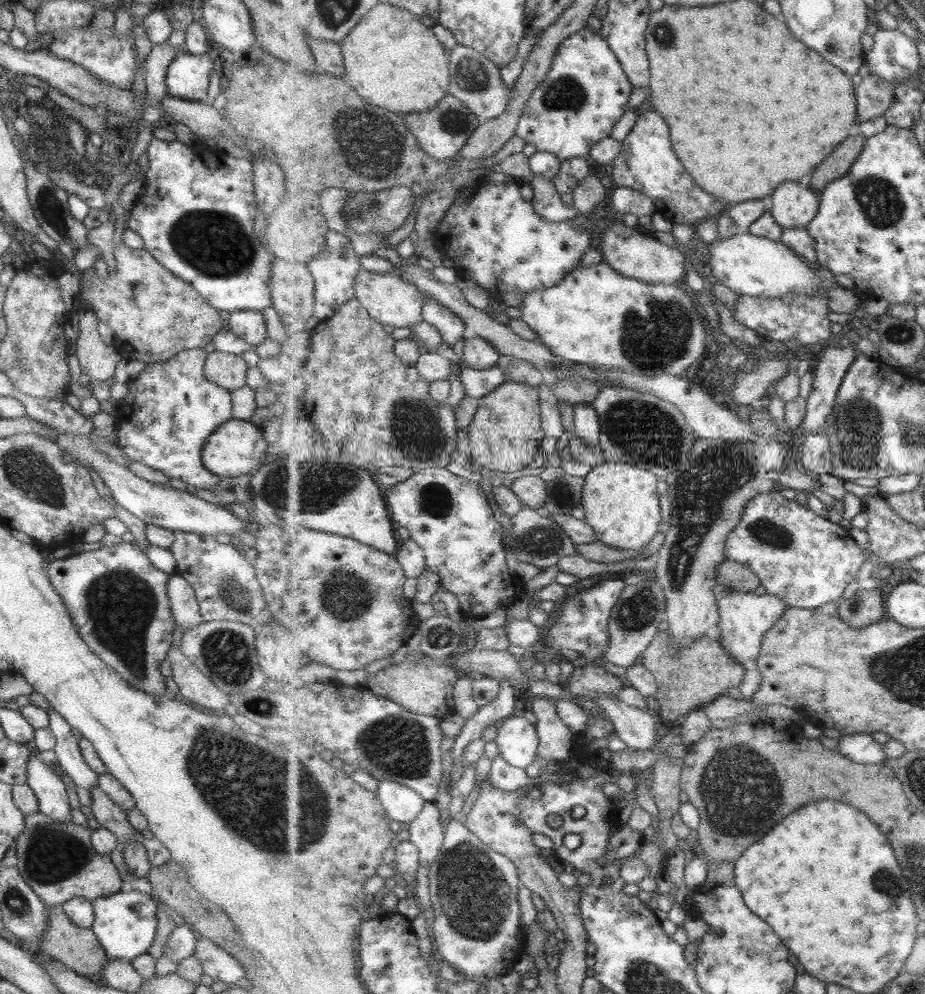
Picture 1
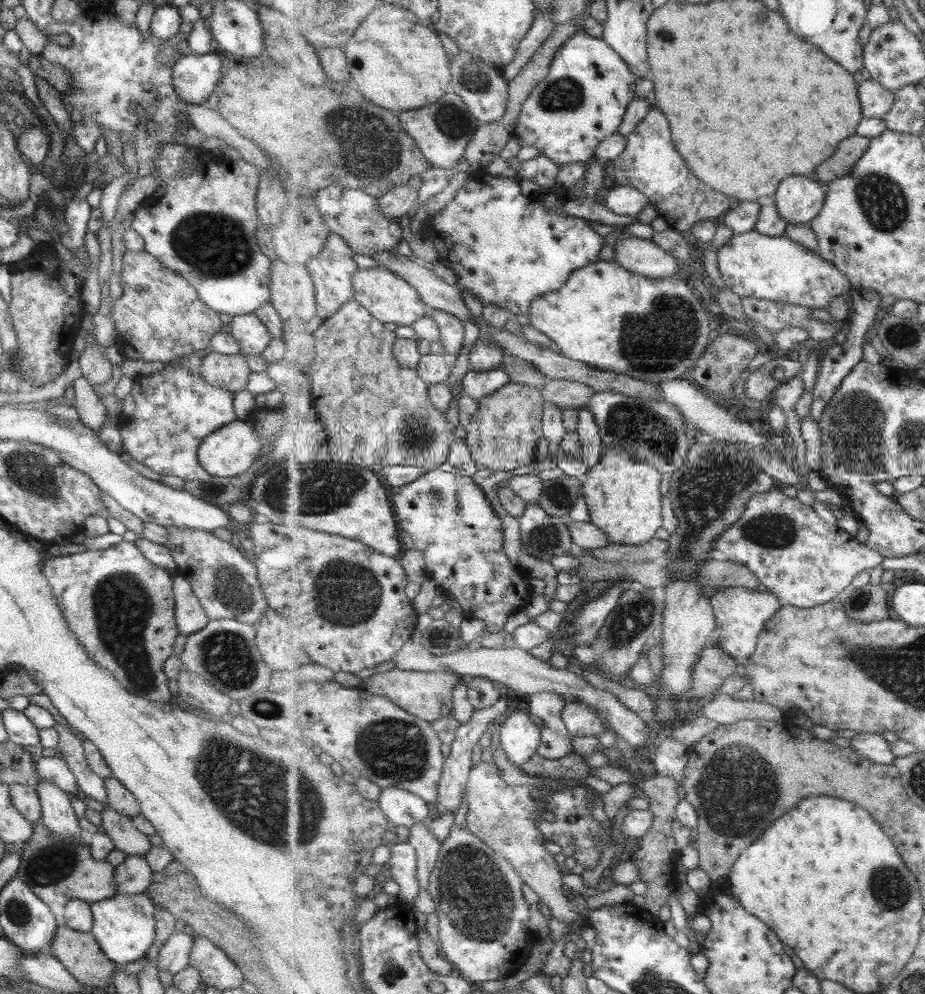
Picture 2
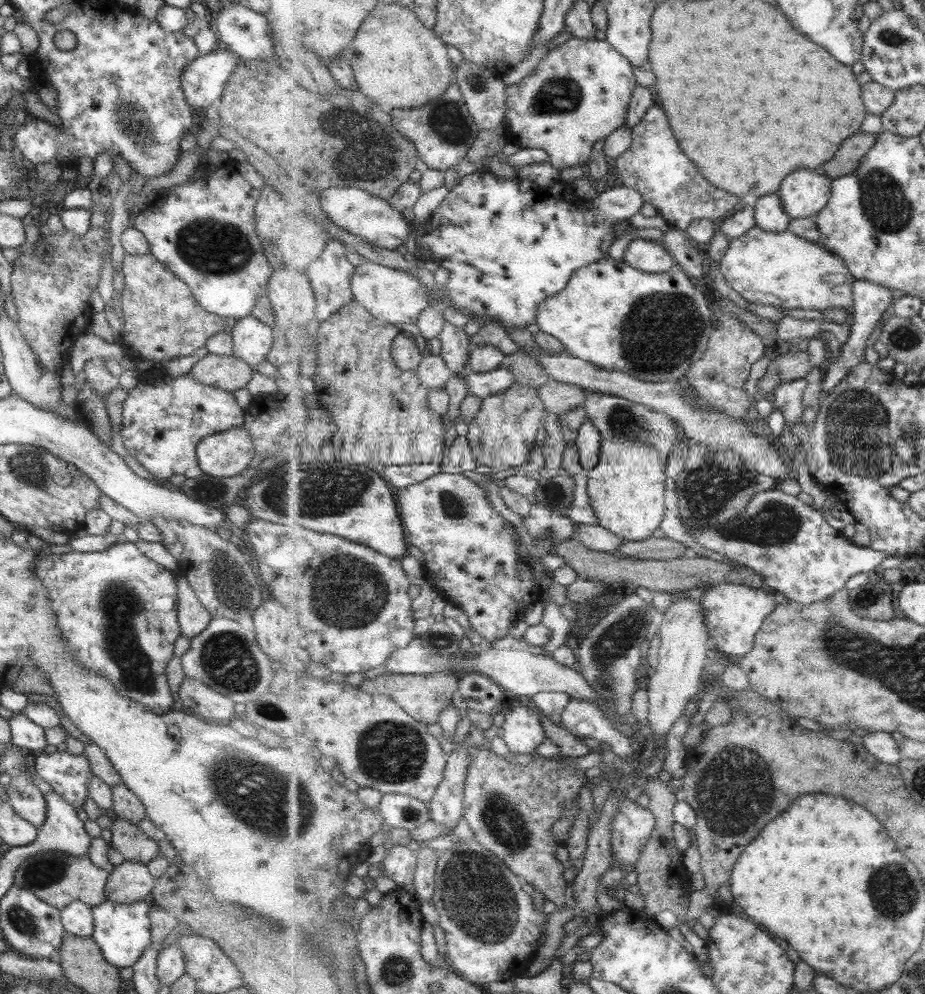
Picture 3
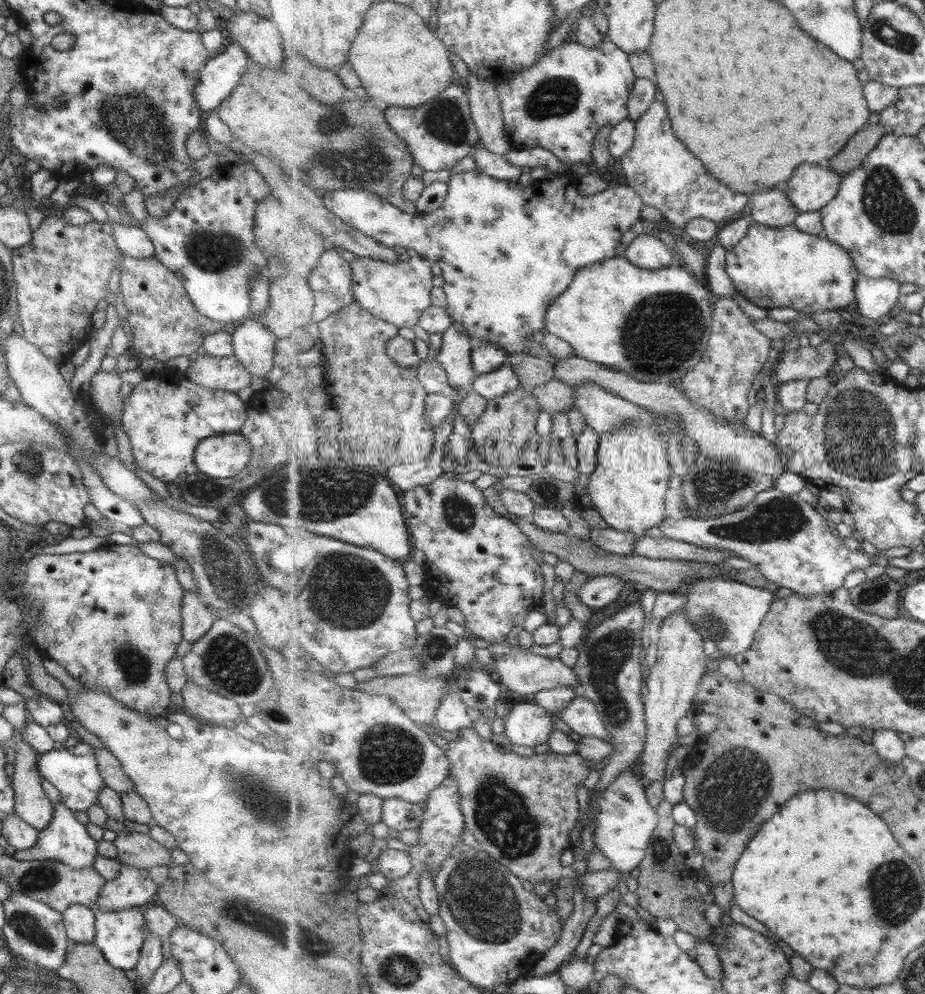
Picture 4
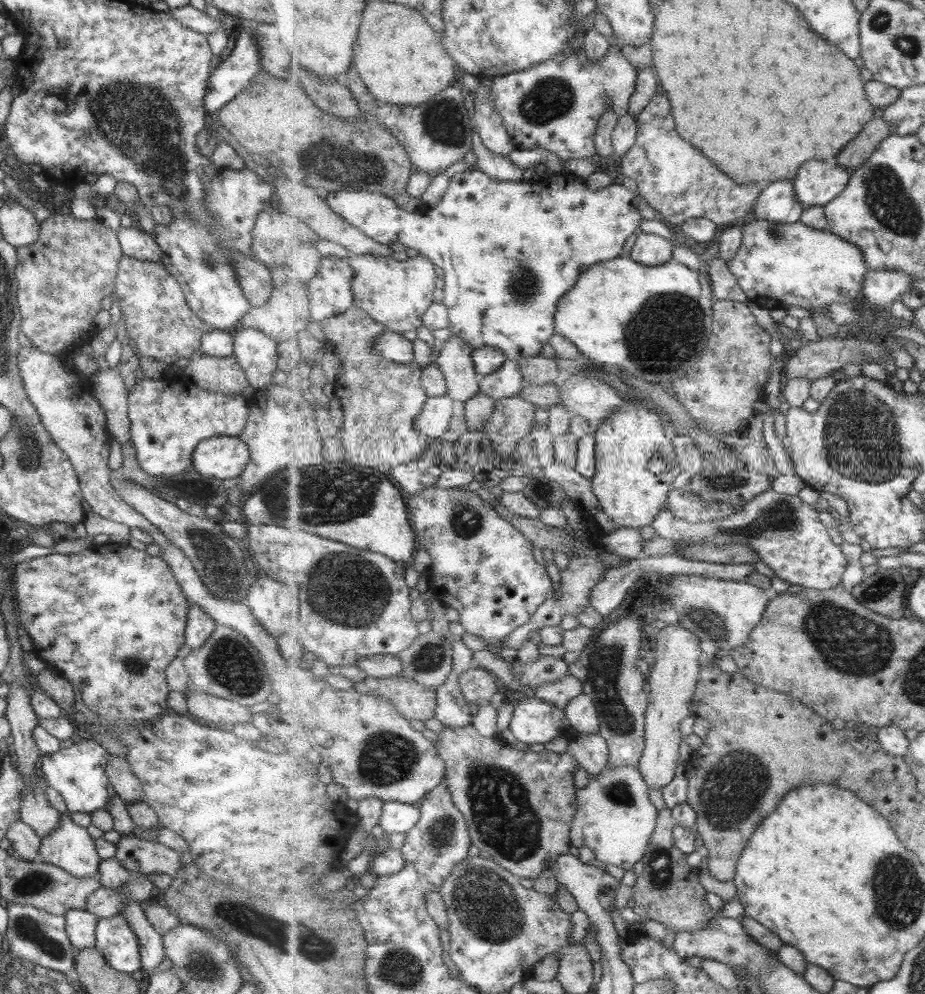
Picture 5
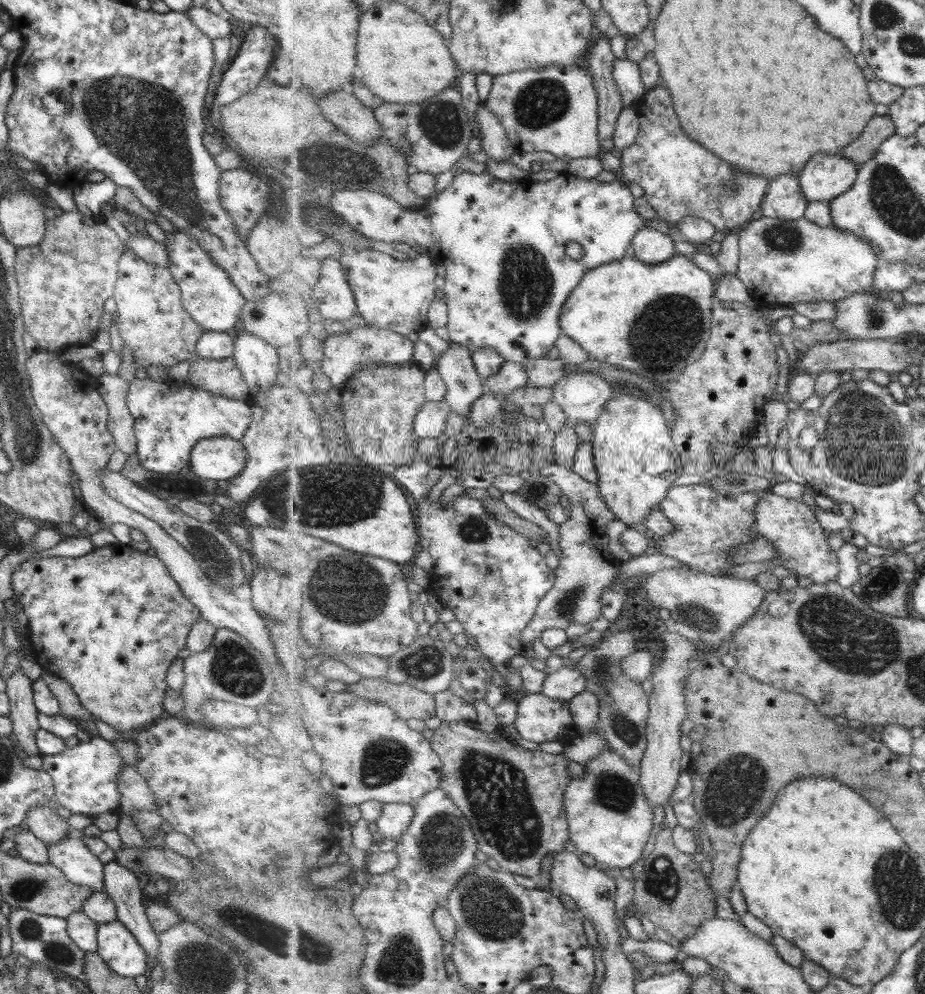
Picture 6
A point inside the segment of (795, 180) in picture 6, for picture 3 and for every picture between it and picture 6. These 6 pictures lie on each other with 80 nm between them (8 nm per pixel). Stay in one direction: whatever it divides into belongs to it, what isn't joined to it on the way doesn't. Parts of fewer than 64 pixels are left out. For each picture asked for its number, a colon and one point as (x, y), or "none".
3: (770, 214)
4: (774, 208)
5: (777, 203)

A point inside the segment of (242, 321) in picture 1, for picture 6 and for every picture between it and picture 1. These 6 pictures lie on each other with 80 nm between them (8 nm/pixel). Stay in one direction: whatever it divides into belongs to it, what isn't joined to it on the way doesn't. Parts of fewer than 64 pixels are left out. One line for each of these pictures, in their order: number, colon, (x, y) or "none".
2: (247, 330)
3: (251, 339)
4: (252, 344)
5: (255, 353)
6: (257, 361)

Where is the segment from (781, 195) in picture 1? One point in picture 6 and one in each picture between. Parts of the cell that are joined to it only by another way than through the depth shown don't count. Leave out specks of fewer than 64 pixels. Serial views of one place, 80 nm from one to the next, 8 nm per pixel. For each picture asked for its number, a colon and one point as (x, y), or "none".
2: (799, 200)
3: (804, 194)
4: (813, 187)
5: (818, 183)
6: (827, 177)

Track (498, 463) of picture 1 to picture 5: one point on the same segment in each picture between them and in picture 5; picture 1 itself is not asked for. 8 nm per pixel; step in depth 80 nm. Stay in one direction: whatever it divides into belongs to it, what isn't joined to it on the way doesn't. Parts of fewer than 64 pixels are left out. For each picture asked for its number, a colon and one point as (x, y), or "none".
2: (503, 435)
3: (504, 431)
4: (508, 423)
5: (513, 418)

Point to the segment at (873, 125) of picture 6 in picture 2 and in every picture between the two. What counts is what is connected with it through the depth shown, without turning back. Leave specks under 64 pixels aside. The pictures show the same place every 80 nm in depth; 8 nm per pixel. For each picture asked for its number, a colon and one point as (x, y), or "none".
2: (842, 163)
3: (846, 161)
4: (858, 147)
5: (859, 150)

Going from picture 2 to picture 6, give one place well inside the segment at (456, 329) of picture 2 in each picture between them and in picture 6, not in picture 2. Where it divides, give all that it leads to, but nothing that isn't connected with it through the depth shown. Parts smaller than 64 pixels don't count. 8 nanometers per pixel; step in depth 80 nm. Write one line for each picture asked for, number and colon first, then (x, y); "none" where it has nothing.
3: (456, 346)
4: (455, 354)
5: (454, 358)
6: (464, 385)

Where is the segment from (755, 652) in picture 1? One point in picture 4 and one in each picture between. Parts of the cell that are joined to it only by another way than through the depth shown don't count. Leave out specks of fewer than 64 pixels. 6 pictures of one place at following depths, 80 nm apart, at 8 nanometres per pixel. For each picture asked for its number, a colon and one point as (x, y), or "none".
2: (741, 613)
3: (735, 613)
4: (728, 612)

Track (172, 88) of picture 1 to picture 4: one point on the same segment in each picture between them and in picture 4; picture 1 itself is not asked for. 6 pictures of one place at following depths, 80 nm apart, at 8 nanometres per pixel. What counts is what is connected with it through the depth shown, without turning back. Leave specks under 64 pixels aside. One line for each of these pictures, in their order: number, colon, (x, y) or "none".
2: (193, 77)
3: (202, 80)
4: (217, 76)

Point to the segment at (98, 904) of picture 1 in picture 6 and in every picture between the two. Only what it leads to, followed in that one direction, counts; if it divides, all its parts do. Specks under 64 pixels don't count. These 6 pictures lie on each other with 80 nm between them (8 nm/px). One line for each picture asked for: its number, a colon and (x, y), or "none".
2: (123, 925)
3: (121, 931)
4: (119, 934)
5: (114, 940)
6: (117, 947)

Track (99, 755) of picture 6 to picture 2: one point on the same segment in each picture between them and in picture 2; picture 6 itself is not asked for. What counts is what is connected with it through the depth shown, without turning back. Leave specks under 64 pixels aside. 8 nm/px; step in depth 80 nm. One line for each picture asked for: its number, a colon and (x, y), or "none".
2: (54, 769)
3: (67, 776)
4: (72, 772)
5: (76, 773)

